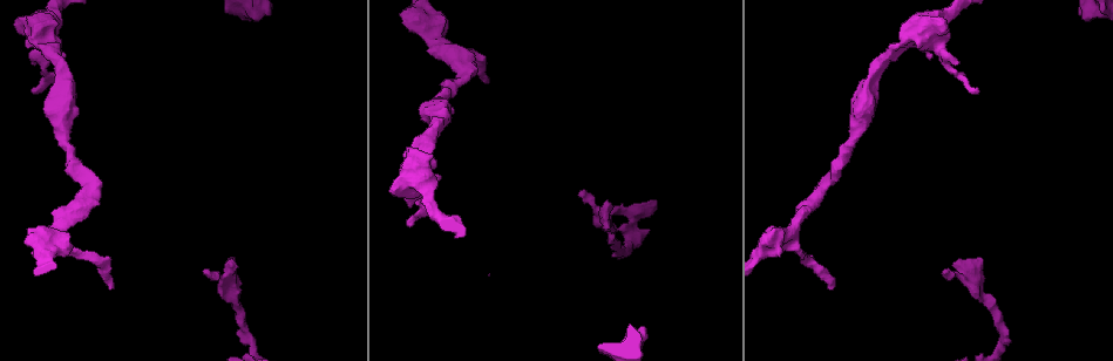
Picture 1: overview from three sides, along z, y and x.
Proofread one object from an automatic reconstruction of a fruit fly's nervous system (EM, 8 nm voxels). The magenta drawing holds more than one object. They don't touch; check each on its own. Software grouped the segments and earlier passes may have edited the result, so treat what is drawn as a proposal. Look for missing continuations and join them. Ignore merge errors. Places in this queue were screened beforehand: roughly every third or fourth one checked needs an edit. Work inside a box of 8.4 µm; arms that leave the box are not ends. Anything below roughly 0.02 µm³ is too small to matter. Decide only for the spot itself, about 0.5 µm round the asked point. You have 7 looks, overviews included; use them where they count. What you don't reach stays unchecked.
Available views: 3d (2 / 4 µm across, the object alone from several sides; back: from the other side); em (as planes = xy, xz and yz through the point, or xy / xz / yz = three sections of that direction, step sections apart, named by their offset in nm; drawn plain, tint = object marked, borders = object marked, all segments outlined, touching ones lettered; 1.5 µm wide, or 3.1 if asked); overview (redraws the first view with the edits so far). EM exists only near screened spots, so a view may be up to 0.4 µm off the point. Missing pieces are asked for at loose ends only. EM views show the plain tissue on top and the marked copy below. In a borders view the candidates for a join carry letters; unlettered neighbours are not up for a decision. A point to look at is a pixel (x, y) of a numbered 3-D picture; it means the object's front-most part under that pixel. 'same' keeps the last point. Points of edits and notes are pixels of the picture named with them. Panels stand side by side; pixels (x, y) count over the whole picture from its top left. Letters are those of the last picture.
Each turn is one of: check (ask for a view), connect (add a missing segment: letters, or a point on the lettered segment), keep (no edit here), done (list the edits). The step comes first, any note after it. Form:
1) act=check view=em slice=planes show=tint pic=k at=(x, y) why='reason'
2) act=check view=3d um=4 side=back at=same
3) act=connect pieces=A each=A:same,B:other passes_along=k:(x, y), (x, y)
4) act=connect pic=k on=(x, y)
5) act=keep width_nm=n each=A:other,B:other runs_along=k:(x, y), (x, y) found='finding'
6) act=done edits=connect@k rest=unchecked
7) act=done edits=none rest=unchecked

act=check view=3d um=2 pic=1 at=(831, 286) why='free end'

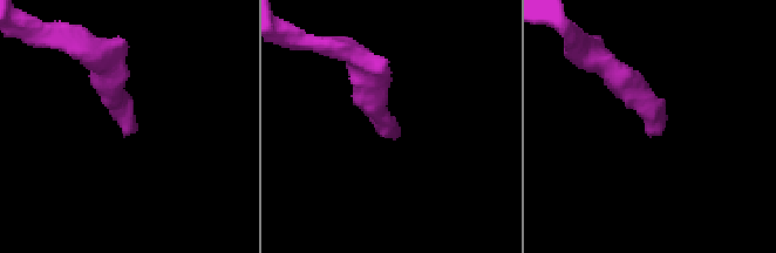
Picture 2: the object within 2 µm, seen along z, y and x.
act=check view=em slice=planes show=borders pic=2 at=(395, 130) why='need the tissue'

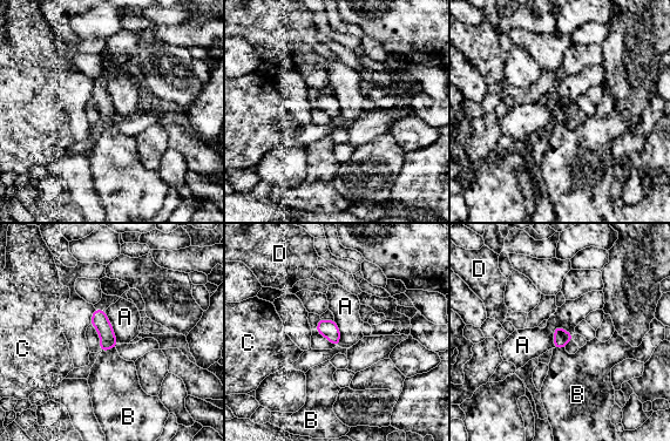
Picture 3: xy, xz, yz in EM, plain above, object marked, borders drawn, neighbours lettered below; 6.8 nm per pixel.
act=connect pic=3 on=(114, 384) width_nm=110 longest_contact=A:170nm each=A:other,B:same,C:other,D:other found='it goes on there'

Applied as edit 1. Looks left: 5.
act=check view=overview

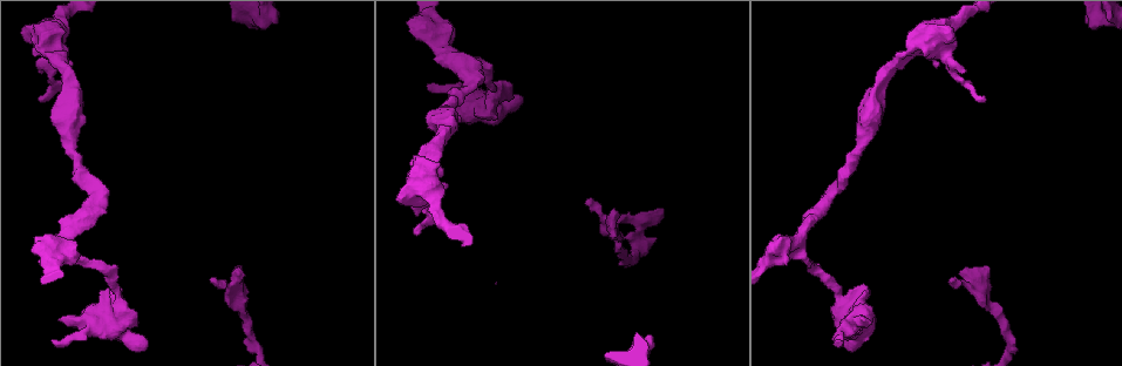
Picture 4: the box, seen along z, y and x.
act=check view=3d um=4 side=back pic=4 at=(447, 26)

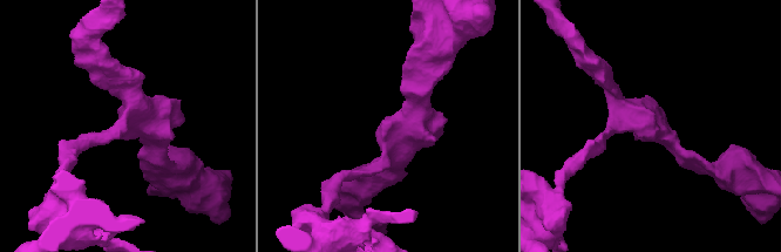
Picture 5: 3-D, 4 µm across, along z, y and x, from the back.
act=check view=em slice=planes show=borders pic=5 at=(126, 140) why='now the EM'

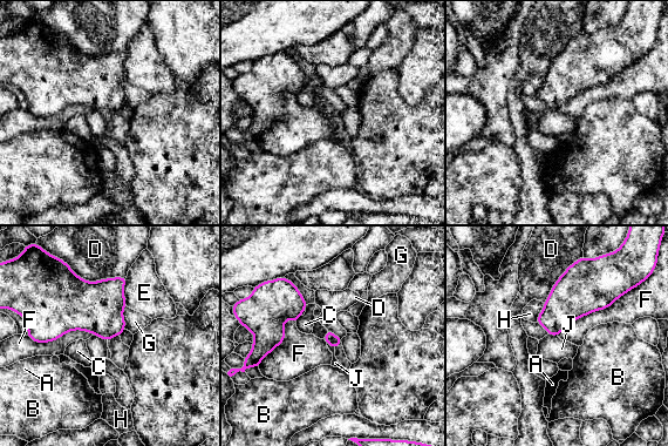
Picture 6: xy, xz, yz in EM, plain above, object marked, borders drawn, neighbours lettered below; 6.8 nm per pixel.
act=keep longest_contact=F:550nm each=A:other,B:other,C:other,D:other,E:other,F:other,G:other,H:other,J:other border=6:(94, 335), (107, 342) found='no lettered segment goes on from it'

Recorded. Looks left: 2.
act=check view=em slice=planes show=borders pic=4 at=(611, 225) why='branch stops here'

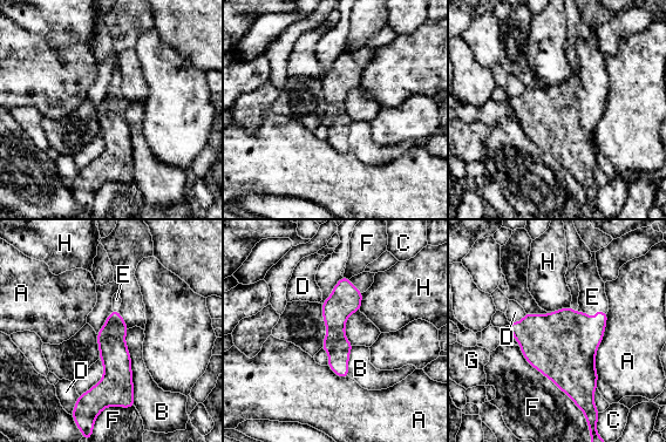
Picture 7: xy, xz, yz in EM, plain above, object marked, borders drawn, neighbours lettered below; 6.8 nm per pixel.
act=connect pic=7 on=(592, 297) each=A:other,B:other,C:other,D:other,E:same,F:other,G:other,H:other passes_along=7:(568, 340), (596, 317), (592, 297) found='the cell continues'

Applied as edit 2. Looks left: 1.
act=done edits=connect@3,connect@7 rest=unchecked

